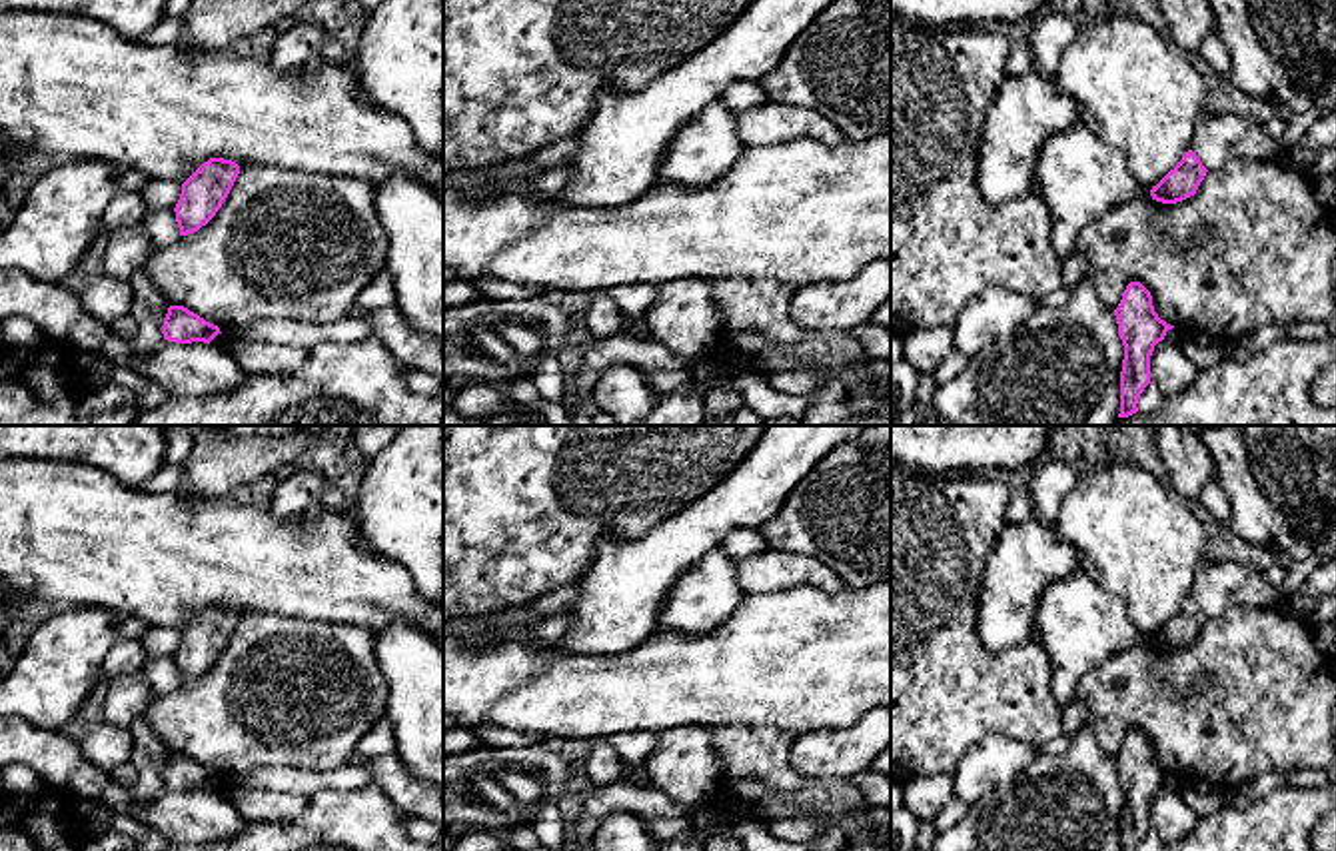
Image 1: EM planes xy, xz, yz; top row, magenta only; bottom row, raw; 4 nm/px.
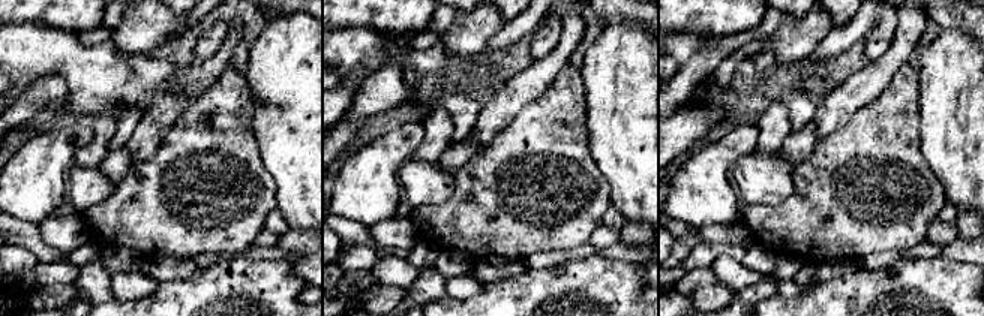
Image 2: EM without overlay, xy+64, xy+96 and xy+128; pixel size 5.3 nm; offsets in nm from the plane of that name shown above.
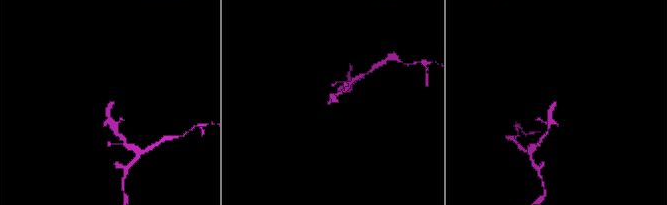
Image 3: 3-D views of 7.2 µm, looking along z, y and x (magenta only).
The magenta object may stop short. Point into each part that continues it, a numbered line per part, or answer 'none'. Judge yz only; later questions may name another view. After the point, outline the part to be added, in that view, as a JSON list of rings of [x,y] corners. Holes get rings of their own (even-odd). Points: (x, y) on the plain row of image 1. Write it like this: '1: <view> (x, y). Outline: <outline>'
1: yz (1217, 586). Outline: [[[1210,559],[1196,569],[1190,597],[1206,617],[1232,605],[1270,607],[1282,599],[1278,587],[1270,587],[1252,563]]]

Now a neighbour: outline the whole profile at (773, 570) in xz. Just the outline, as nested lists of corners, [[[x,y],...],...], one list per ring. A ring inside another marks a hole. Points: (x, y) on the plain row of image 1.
[[[765,549],[737,561],[735,577],[743,593],[773,593],[793,585],[815,585],[825,593],[839,593],[845,579],[823,561],[805,553]]]

